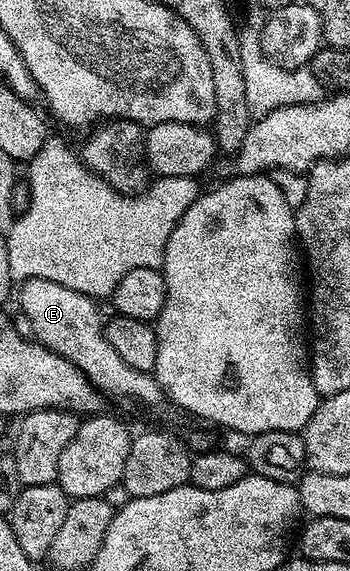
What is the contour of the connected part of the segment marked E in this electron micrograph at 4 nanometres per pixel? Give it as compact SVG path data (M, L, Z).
M43 278L26 280L20 288L19 312L31 318L32 339L38 344L67 358L67 362L75 365L106 397L138 400L149 408L163 400L163 393L156 379L150 373L127 366L127 362L119 358L115 346L107 342L101 312L93 305L96 304L94 297L79 294L79 290L67 290L67 286L59 286L59 282L47 282Z

